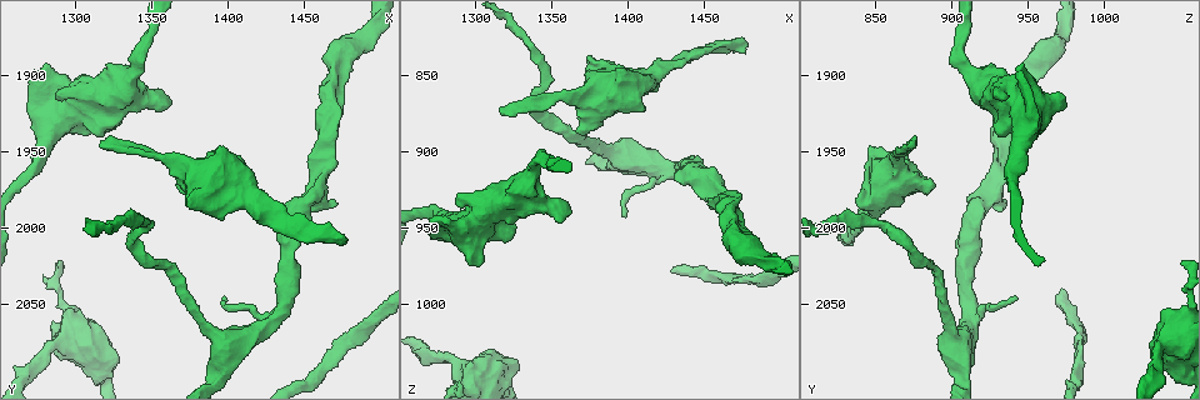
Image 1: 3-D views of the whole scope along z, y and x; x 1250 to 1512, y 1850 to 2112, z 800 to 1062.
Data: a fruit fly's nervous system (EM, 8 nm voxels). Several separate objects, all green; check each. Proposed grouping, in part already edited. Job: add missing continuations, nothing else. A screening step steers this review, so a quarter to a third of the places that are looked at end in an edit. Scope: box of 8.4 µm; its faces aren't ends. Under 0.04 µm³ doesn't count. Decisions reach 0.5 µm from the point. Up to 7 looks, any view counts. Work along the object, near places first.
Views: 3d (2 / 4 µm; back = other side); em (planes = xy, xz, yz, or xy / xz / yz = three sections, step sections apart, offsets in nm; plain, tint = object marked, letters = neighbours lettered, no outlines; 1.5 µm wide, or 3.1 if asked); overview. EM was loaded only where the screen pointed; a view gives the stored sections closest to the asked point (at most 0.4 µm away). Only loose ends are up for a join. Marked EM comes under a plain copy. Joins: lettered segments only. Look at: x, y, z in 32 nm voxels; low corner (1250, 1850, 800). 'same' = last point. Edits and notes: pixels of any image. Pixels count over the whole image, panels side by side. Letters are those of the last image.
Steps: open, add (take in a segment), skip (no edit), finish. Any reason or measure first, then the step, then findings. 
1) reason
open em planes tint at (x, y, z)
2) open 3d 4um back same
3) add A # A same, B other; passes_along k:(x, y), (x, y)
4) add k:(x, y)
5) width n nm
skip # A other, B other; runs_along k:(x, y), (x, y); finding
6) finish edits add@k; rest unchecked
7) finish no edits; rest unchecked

stops while still wide
open 3d 4um at (1370, 1978, 884)

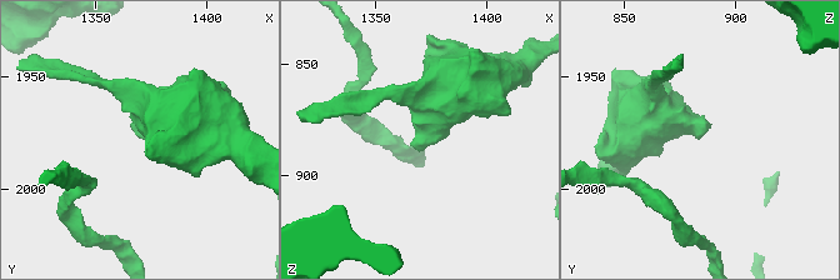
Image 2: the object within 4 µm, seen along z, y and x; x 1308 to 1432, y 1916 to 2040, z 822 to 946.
open em xz step 4 letters at (1370, 1978, 884)

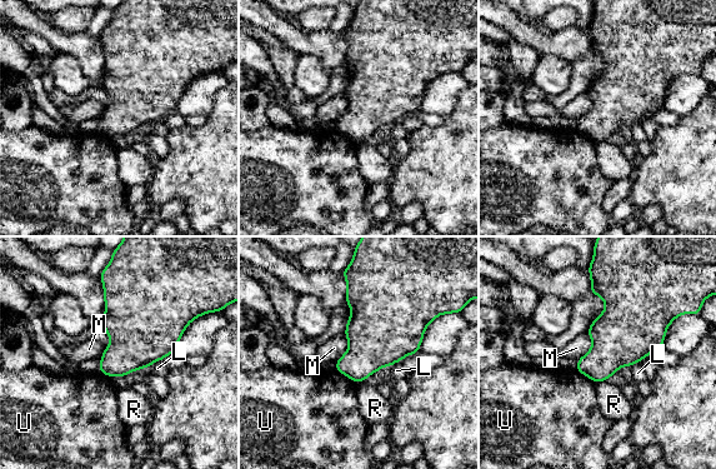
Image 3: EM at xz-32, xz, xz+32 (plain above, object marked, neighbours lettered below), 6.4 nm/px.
open em planes letters same

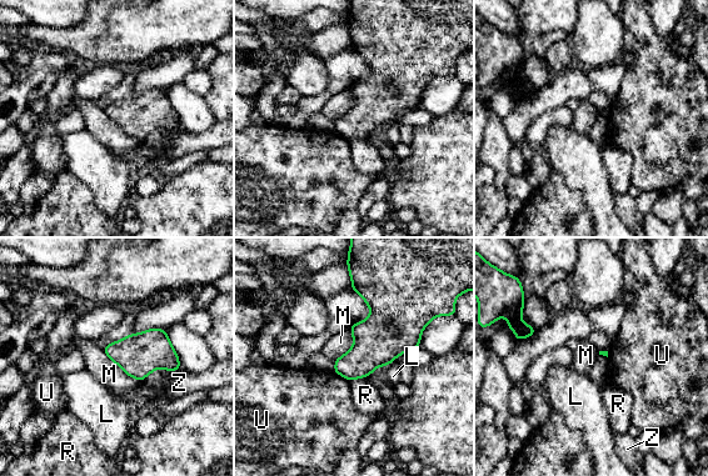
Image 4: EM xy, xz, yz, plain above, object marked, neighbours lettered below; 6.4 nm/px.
skip # L other, M other, R other, U other, Z other; border 4:(367, 376), (349, 381); none of them fits

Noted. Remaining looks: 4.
open 3d 4um back at (1316, 1944, 872)

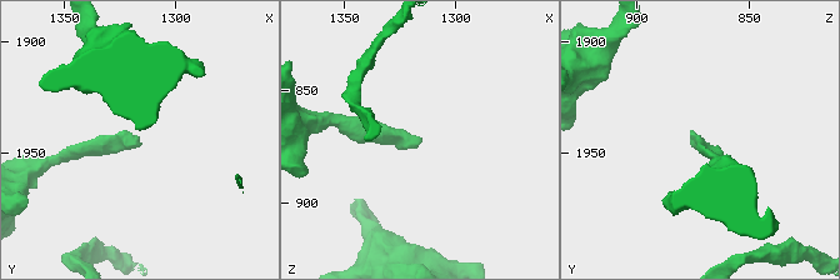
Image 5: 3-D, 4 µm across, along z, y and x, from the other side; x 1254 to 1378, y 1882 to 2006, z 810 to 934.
open em xz step 8 letters at (1314, 1946, 872)

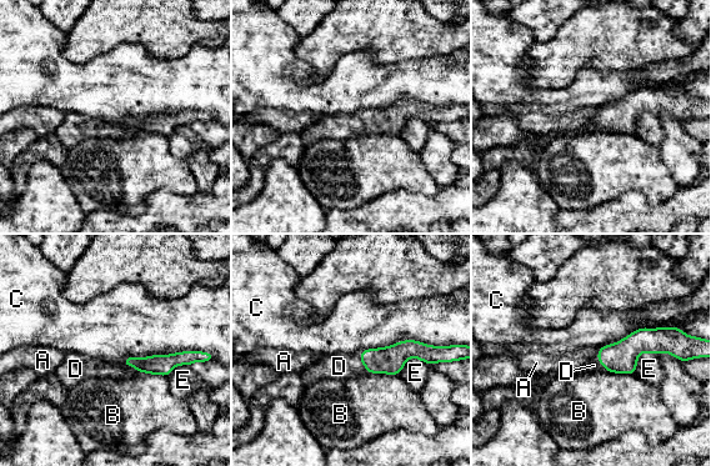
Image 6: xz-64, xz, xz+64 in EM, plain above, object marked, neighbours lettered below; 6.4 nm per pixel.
open em planes letters same

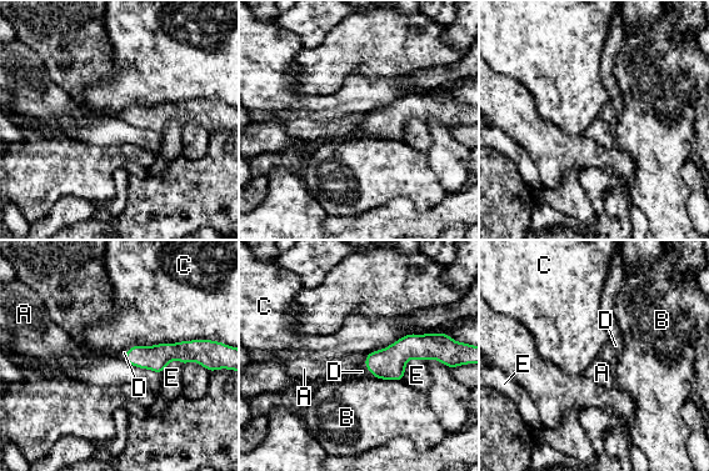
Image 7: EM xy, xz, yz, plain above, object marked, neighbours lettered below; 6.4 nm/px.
add D # A other, B other, C other, D same, E other; passes_along 7:(389, 364), (368, 367), (362, 371); it goes on there

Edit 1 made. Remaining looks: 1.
finish edits add@7; rest unchecked

